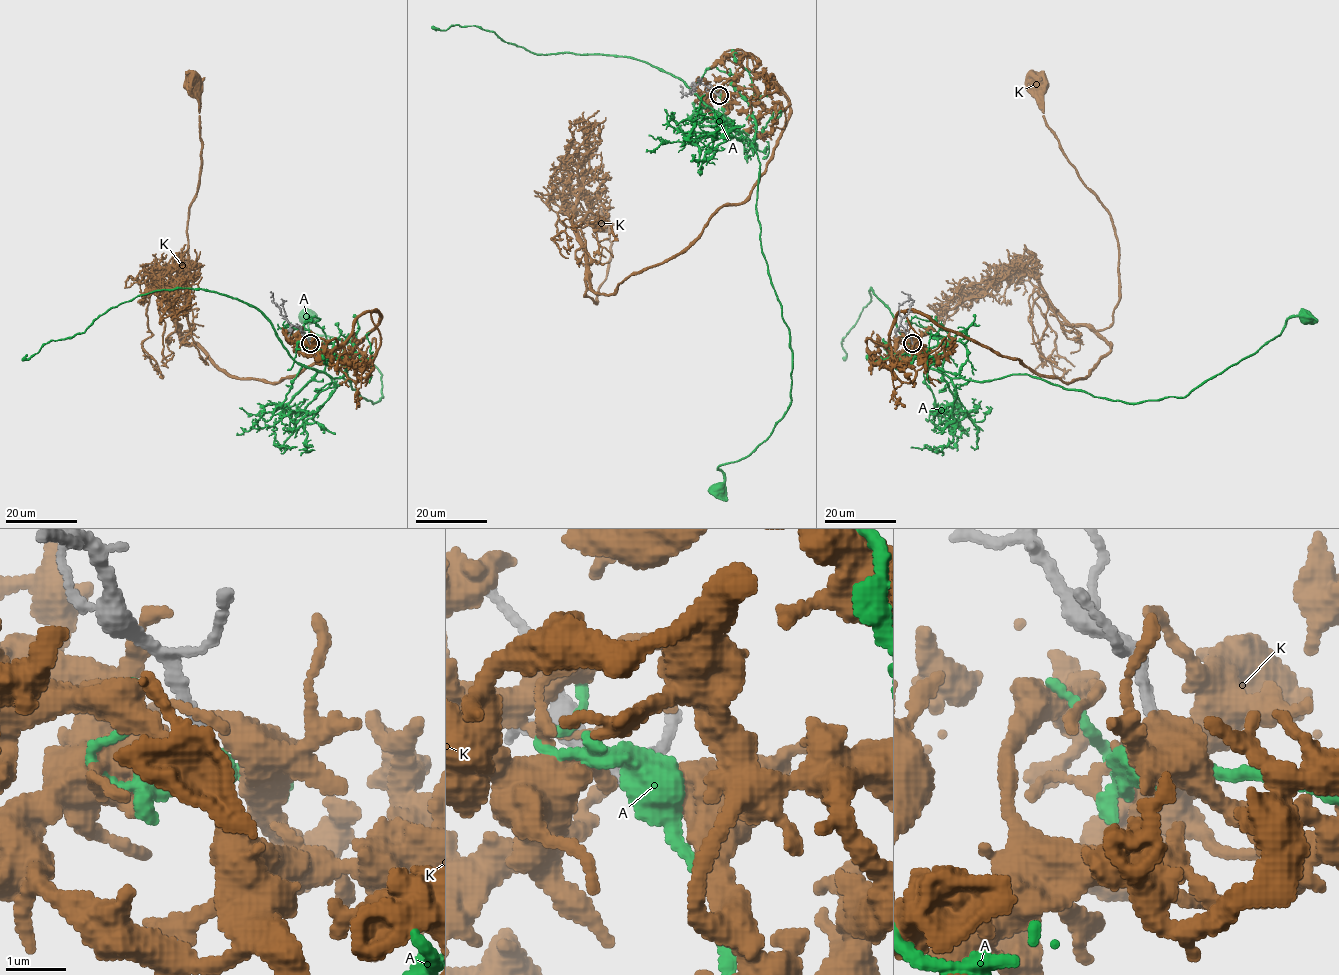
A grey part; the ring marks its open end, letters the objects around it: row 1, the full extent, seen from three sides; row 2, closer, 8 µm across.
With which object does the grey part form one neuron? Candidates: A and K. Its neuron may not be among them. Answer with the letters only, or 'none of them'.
none of them

